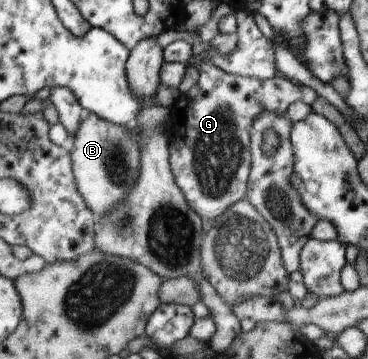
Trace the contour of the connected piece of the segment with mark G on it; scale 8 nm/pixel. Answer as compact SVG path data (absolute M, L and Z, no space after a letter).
M207 61L196 63L196 67L198 69L197 82L195 82L195 84L193 84L185 93L181 94L176 102L168 109L168 165L172 171L173 180L180 187L189 208L192 208L193 212L196 212L197 216L200 216L202 221L206 221L217 219L221 214L227 211L232 204L240 201L241 198L245 196L245 186L248 186L247 174L249 174L249 152L247 152L247 148L250 147L250 129L253 128L254 121L265 111L275 113L280 117L286 116L285 110L291 102L301 100L310 106L317 95L313 89L296 81L291 81L288 77L284 77L278 73L268 78L242 77L226 73L223 68L211 65Z

